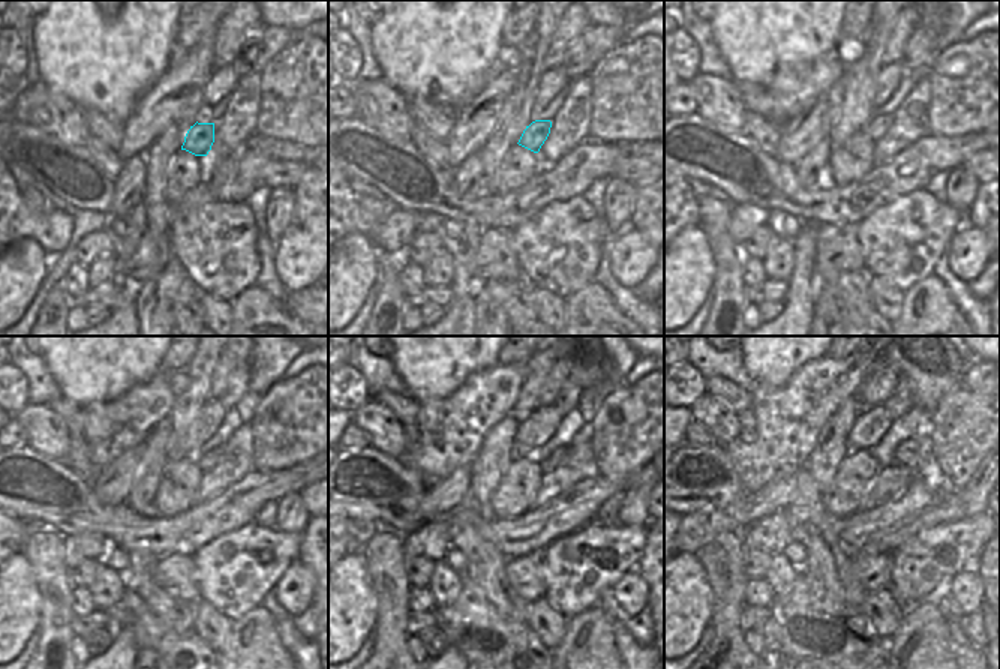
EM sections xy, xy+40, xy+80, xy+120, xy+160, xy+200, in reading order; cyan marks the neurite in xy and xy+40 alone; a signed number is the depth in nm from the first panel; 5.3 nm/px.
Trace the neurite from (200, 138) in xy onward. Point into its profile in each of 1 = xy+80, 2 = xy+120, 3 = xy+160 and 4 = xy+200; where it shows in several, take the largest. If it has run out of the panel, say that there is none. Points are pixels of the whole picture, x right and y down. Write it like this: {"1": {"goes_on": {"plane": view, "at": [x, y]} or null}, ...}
{"1": {"goes_on": {"plane": "xy+80", "at": [876, 128]}}, "2": {"goes_on": {"plane": "xy+120", "at": [207, 461]}}, "3": {"goes_on": {"plane": "xy+160", "at": [558, 455]}}, "4": {"goes_on": {"plane": "xy+200", "at": [913, 453]}}}

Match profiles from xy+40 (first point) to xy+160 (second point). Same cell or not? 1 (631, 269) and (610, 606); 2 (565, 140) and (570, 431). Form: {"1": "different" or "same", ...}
{"1": "different", "2": "different"}

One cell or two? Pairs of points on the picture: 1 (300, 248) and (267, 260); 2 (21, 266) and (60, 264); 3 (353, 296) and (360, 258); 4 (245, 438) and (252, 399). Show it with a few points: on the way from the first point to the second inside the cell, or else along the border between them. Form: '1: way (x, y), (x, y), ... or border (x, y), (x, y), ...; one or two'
1: border (275, 243), (275, 273), (288, 290); two
2: border (50, 258), (45, 276), (33, 296); two
3: way (353, 287), (353, 267); one
4: border (242, 422), (249, 423); two

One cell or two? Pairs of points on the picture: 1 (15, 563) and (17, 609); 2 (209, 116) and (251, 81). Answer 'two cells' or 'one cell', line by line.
1: one cell
2: two cells

